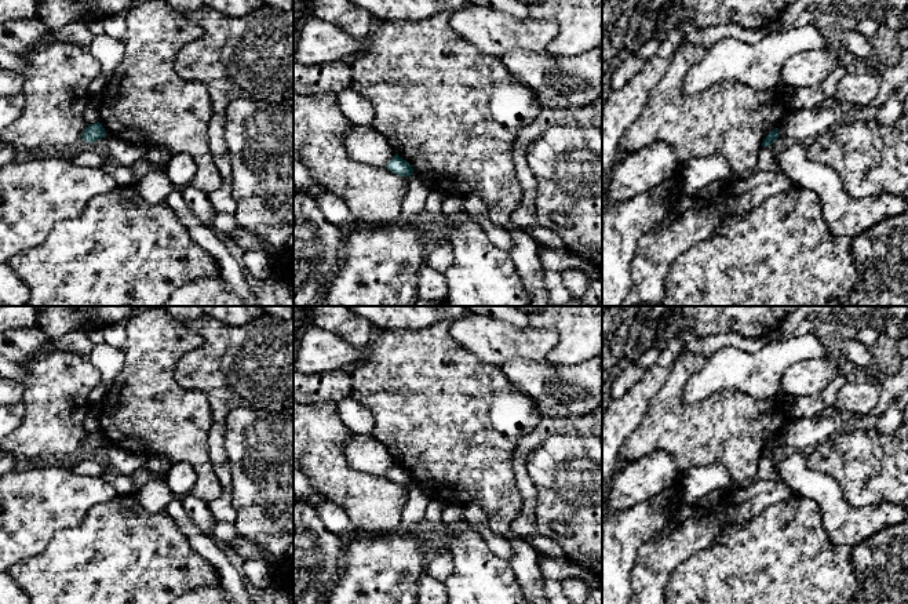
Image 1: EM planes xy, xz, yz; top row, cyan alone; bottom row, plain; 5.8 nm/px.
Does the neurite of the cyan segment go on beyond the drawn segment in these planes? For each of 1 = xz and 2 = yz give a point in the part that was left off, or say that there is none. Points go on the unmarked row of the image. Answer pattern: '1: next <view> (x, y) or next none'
1: next none
2: next none

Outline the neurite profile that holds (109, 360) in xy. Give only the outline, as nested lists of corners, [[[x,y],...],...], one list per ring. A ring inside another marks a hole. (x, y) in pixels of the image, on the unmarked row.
[[[102,342],[94,345],[94,349],[88,353],[88,359],[101,374],[99,385],[88,396],[90,405],[98,408],[114,378],[120,374],[125,356],[120,348]]]

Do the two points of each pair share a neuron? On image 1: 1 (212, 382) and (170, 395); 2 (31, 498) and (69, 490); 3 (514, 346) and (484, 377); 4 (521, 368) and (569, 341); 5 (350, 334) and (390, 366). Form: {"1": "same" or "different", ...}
{"1": "different", "2": "same", "3": "different", "4": "different", "5": "different"}

